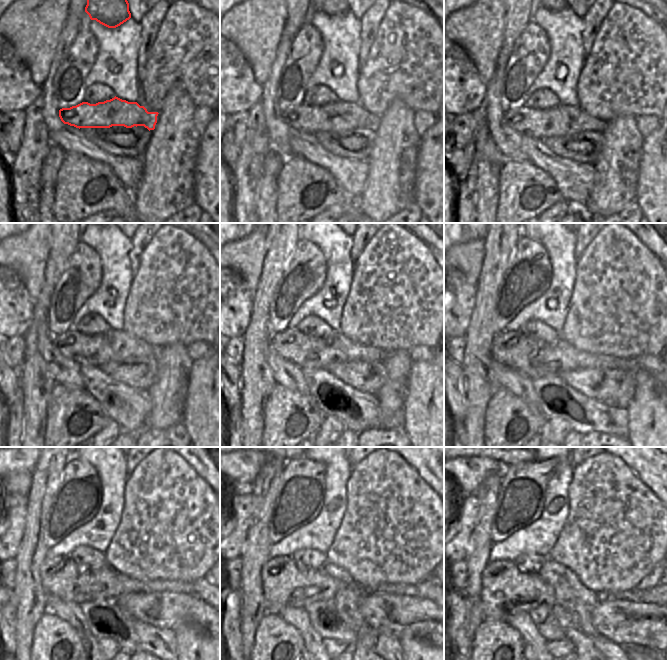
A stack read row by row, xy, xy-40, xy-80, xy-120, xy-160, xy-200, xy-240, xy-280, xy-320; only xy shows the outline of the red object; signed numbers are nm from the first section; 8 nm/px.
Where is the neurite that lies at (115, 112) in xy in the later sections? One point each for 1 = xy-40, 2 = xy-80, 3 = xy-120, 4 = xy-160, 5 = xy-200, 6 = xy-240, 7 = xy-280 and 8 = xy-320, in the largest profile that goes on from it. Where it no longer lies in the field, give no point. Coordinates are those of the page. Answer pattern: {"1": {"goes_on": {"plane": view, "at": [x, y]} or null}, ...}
{"1": {"goes_on": {"plane": "xy-40", "at": [339, 116]}}, "2": {"goes_on": {"plane": "xy-80", "at": [560, 121]}}, "3": {"goes_on": {"plane": "xy-120", "at": [115, 345]}}, "4": {"goes_on": {"plane": "xy-160", "at": [309, 353]}}, "5": {"goes_on": {"plane": "xy-200", "at": [536, 359]}}, "6": {"goes_on": {"plane": "xy-240", "at": [62, 578]}}, "7": {"goes_on": {"plane": "xy-280", "at": [284, 584]}}, "8": {"goes_on": {"plane": "xy-320", "at": [505, 590]}}}

